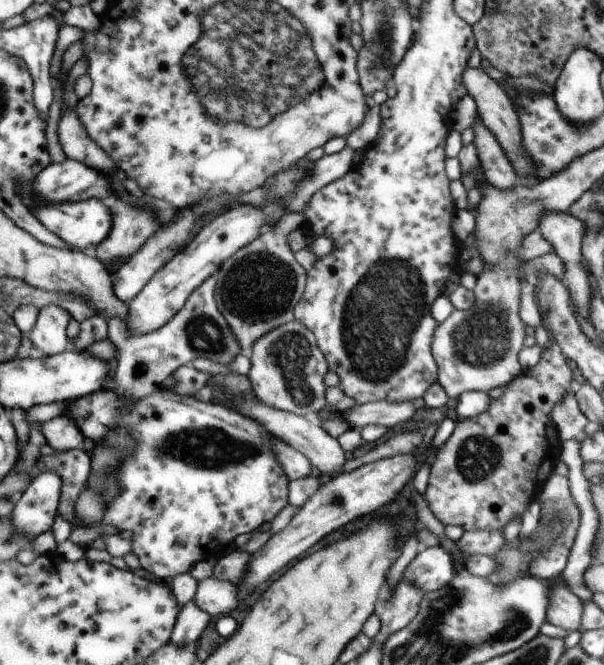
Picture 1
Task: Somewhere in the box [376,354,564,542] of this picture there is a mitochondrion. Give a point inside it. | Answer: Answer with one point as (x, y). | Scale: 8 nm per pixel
(478, 458)

